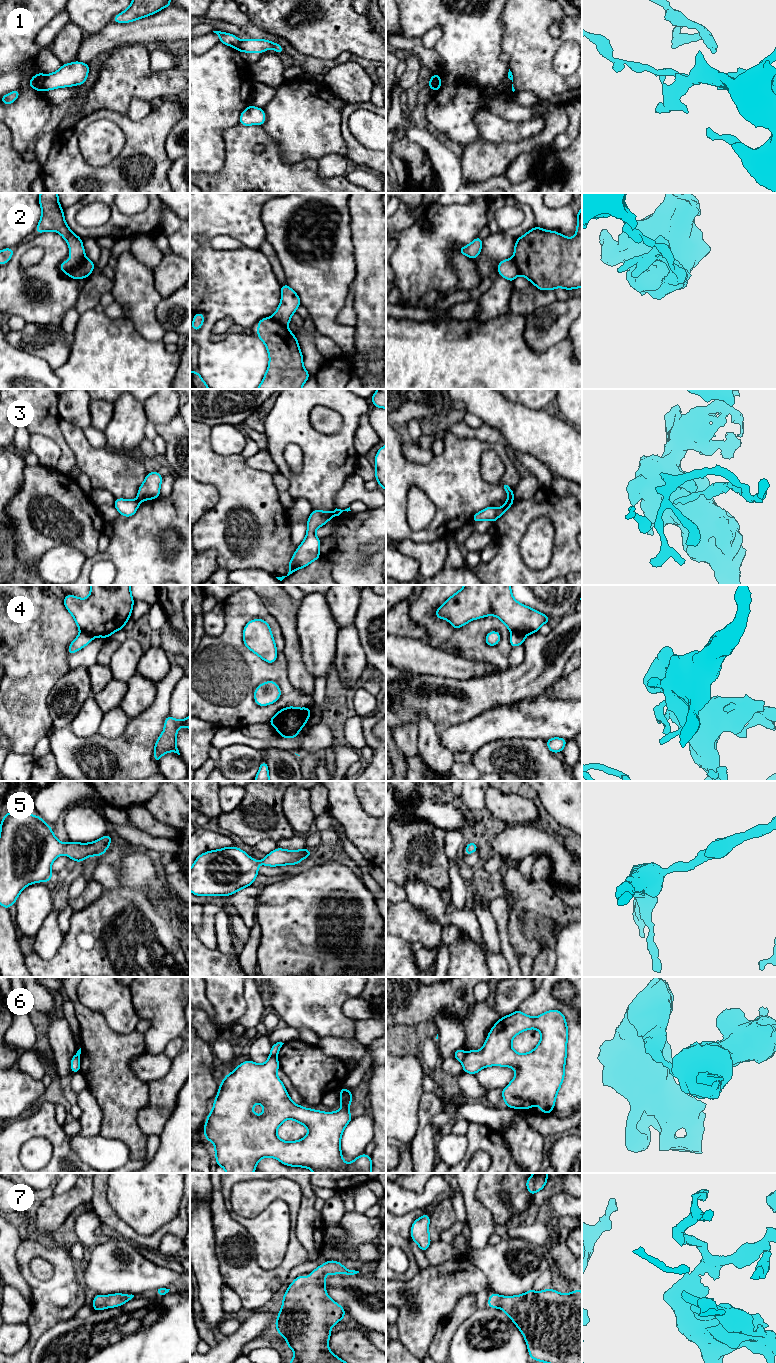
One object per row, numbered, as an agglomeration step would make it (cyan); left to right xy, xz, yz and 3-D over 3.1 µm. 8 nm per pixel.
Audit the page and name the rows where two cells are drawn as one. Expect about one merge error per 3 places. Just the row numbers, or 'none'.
1, 2, 3, 4, 6

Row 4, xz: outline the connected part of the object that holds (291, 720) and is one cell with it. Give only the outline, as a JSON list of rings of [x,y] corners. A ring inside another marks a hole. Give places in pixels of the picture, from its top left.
[[[289,706],[280,710],[277,720],[272,724],[282,738],[296,738],[310,717],[311,707]]]

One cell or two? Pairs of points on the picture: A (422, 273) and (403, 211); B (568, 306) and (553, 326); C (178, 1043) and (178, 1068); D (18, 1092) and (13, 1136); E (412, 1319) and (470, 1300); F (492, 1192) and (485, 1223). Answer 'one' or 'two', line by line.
A: two
B: one
C: two
D: two
E: two
F: two

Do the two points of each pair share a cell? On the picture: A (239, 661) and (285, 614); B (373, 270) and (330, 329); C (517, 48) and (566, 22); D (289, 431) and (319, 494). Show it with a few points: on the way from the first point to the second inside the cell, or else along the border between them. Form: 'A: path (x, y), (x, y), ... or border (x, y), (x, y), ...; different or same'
A: border (264, 602), (267, 610), (278, 623), (282, 633); different
B: border (355, 263), (355, 278), (349, 286); different
C: path (529, 36), (547, 18), (554, 18); same
D: path (306, 444), (318, 456), (318, 477); same

